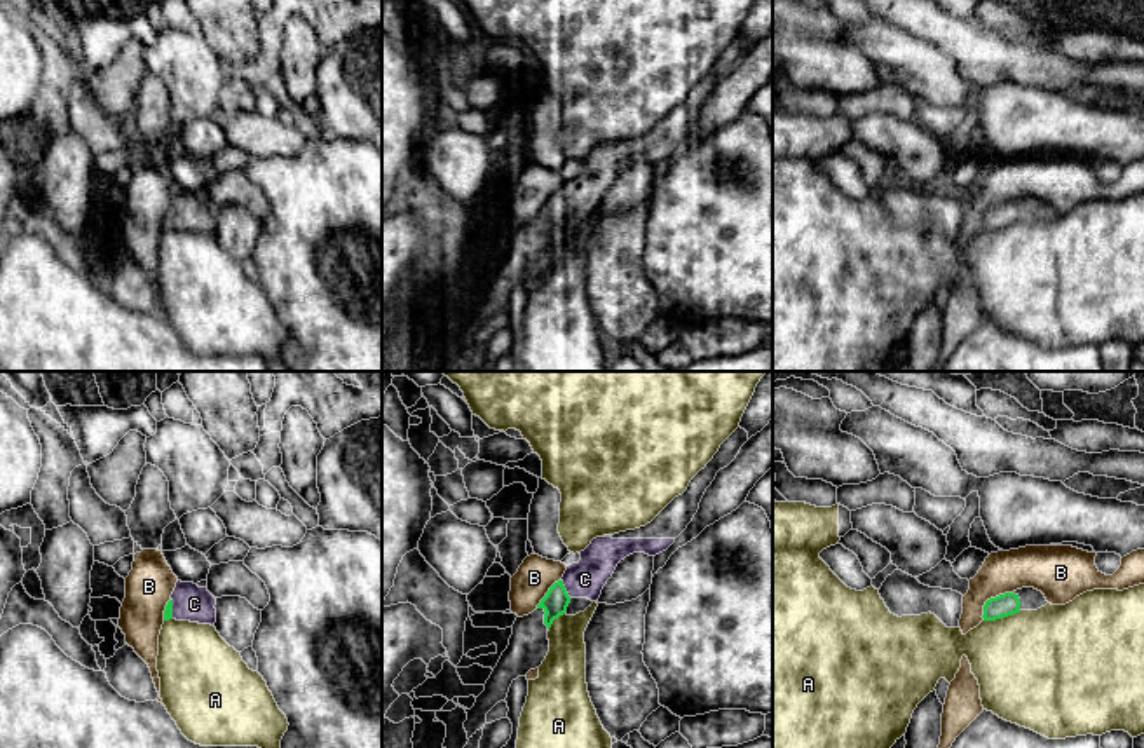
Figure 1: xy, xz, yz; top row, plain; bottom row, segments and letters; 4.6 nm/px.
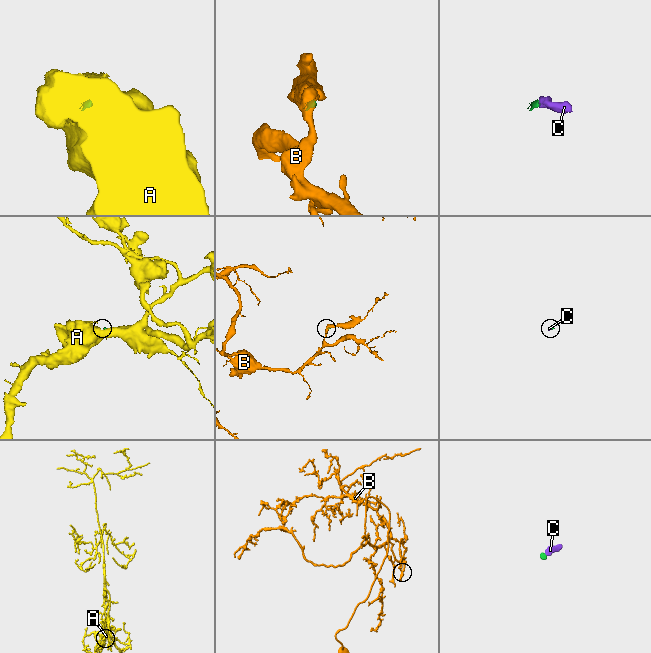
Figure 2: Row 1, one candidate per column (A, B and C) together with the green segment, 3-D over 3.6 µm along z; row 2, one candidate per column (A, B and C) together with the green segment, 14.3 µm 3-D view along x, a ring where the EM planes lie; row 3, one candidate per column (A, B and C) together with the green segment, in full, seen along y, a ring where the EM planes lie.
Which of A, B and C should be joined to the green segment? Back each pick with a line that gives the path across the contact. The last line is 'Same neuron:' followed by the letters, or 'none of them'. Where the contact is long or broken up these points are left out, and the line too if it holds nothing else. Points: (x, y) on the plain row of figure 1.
C: across xz (555, 213), (564, 197), (585, 189)
Same neuron: C

